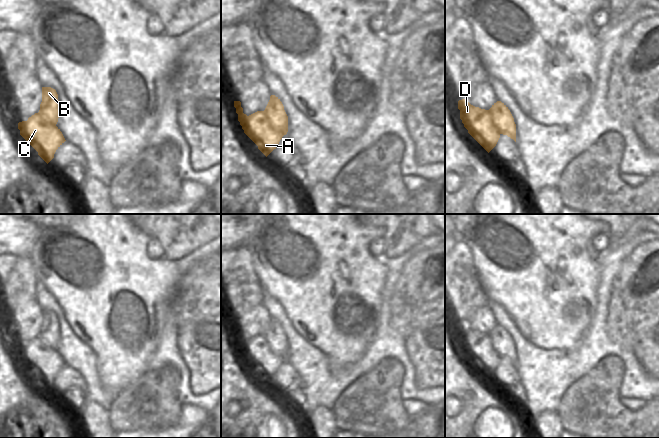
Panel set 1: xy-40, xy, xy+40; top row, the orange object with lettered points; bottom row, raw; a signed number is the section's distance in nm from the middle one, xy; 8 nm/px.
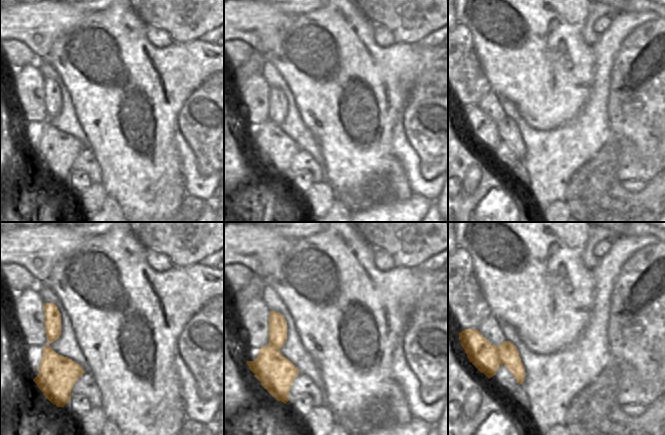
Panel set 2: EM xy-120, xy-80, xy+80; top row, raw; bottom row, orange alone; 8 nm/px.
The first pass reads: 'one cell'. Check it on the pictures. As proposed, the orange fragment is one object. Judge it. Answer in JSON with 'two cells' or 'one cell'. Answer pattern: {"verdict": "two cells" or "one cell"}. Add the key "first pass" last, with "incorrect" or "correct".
{"verdict": "two cells", "first pass": "incorrect"}

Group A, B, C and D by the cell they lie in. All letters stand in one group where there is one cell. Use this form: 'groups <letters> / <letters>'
groups A C D / B

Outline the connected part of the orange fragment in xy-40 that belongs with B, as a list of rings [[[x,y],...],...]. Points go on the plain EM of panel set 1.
[[[42,311],[42,326],[38,337],[49,347],[57,348],[60,340],[60,326],[55,313]]]

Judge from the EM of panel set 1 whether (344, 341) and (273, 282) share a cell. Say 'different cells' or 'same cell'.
same cell

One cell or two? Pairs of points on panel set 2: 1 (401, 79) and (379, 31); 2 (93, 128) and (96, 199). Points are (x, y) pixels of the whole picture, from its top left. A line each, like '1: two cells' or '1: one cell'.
1: two cells
2: two cells

